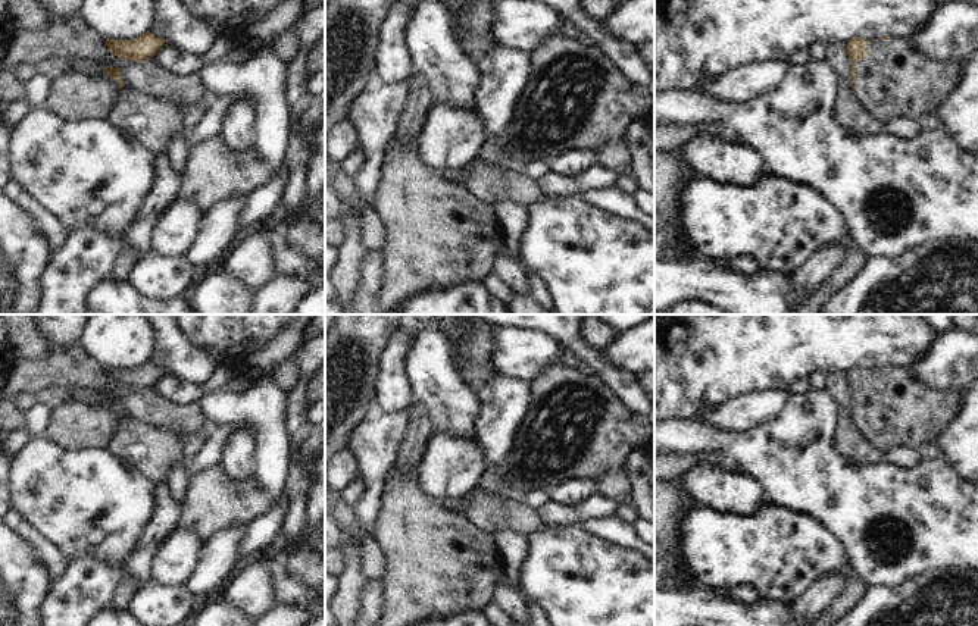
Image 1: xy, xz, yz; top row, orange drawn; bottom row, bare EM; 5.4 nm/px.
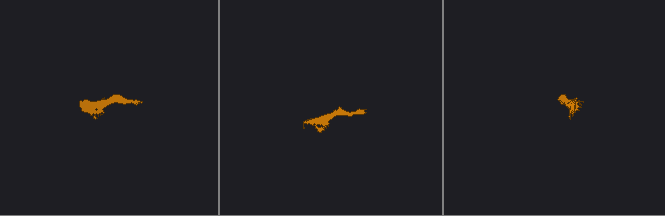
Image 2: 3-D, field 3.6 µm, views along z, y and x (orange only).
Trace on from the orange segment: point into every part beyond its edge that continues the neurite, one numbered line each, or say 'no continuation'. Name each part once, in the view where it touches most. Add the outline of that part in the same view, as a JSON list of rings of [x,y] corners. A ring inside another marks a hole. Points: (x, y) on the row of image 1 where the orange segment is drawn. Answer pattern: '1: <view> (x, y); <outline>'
1: yz (896, 80); [[[877,38],[866,48],[869,57],[856,62],[853,93],[885,125],[897,116],[919,120],[937,113],[963,69],[963,65],[925,57],[910,40]]]

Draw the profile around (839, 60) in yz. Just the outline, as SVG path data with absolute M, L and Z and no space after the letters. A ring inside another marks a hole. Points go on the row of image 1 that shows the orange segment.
M840 41L828 43L827 63L835 72L838 79L844 79L847 84L852 81L852 59L847 54L846 44Z

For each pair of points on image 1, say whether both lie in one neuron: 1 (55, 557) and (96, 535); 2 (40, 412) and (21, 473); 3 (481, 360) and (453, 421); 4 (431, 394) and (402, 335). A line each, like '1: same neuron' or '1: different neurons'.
1: different neurons
2: different neurons
3: different neurons
4: different neurons

